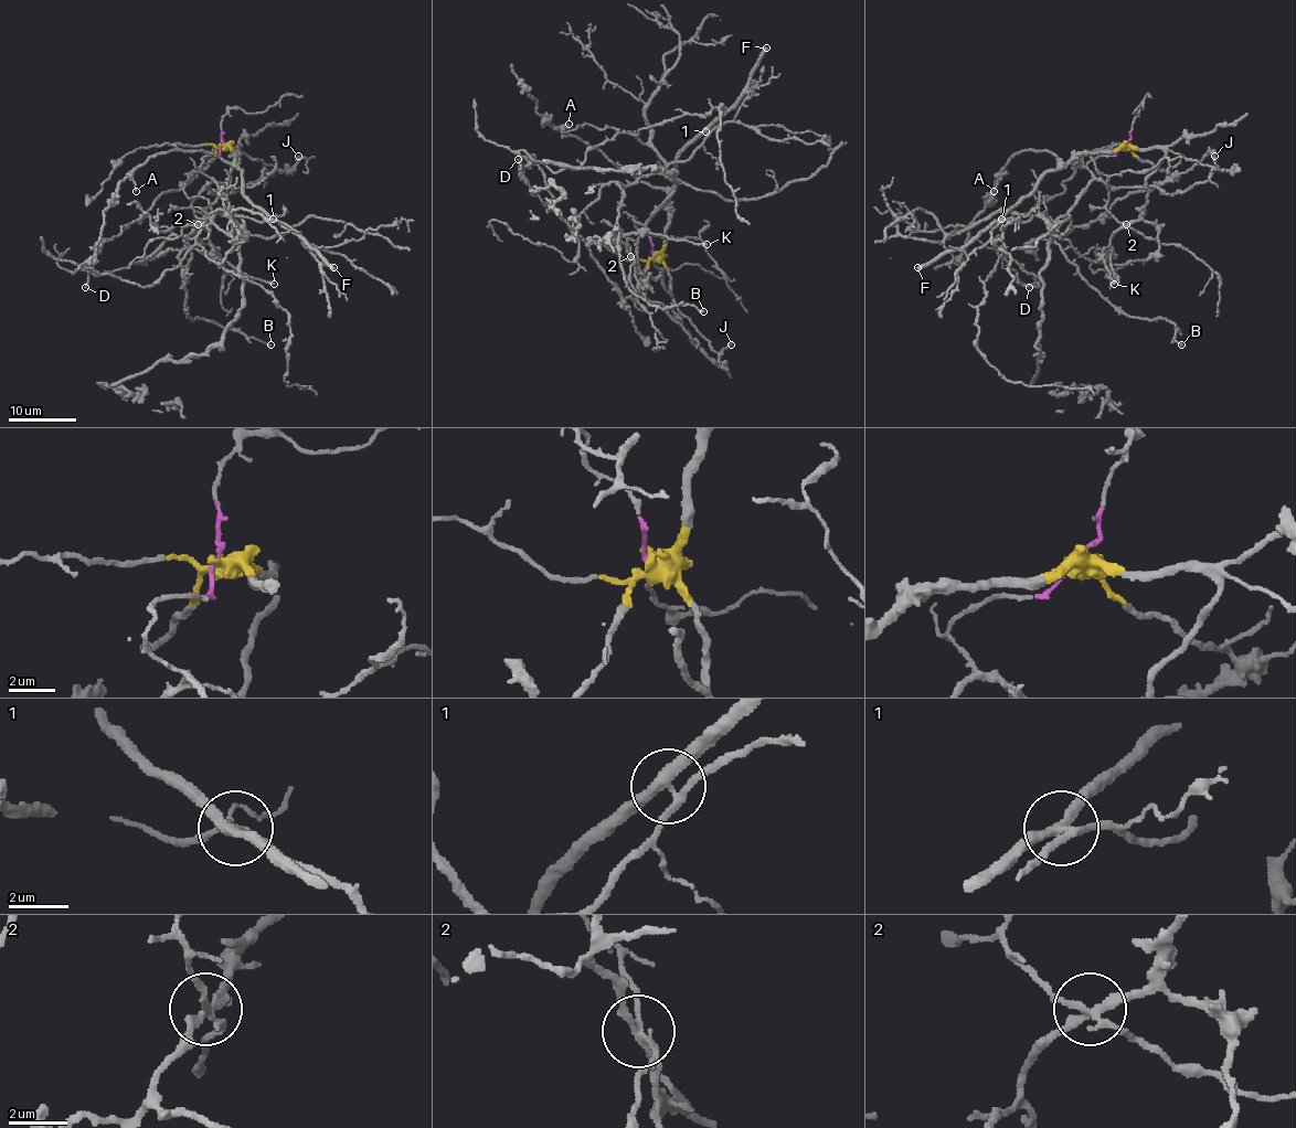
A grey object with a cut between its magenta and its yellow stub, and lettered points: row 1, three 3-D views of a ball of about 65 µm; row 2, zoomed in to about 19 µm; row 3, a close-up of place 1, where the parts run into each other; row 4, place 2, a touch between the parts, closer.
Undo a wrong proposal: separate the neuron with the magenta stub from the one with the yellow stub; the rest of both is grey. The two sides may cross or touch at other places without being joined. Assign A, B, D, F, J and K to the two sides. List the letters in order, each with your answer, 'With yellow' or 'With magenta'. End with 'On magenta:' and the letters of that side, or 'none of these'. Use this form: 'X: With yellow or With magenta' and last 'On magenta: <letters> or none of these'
A: With yellow
B: With magenta
D: With magenta
F: With yellow
J: With yellow
K: With yellow
On magenta: B, D

